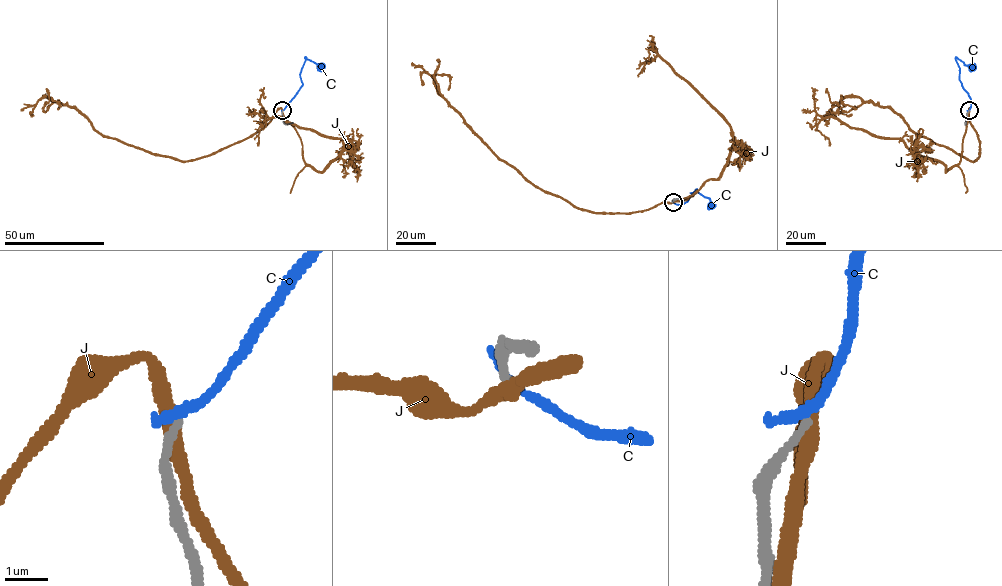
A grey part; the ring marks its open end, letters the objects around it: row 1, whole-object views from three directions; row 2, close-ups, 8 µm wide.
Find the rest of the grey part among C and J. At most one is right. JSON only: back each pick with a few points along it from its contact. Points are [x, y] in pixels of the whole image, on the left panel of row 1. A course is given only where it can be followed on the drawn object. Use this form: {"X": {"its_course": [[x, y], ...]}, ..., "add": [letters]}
{"add": []}

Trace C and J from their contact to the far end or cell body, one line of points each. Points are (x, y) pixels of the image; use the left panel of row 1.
C: (282, 110), (302, 84), (300, 72), (304, 57), (321, 66)
J: (282, 111), (241, 140), (179, 161), (103, 136), (75, 107), (43, 96), (55, 100), (57, 109)

